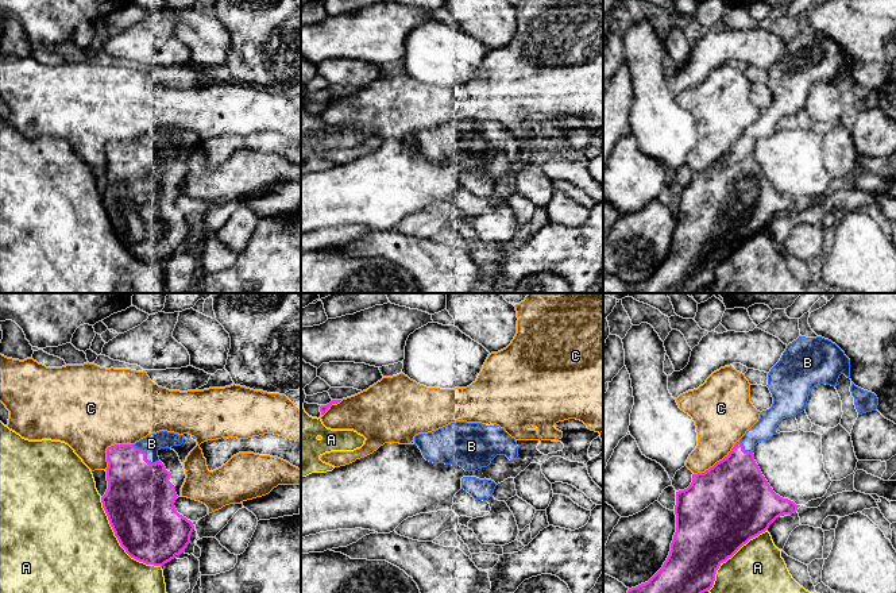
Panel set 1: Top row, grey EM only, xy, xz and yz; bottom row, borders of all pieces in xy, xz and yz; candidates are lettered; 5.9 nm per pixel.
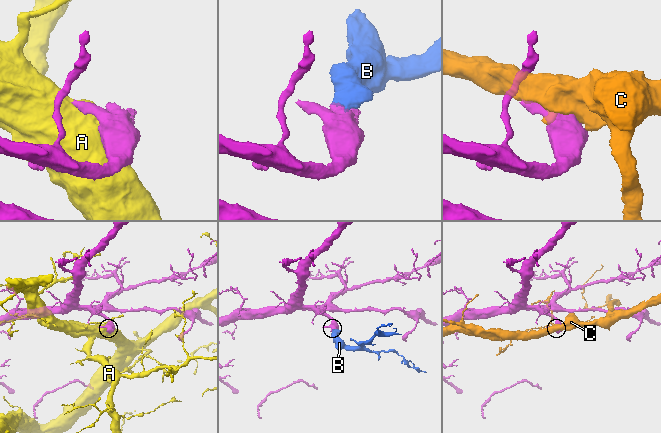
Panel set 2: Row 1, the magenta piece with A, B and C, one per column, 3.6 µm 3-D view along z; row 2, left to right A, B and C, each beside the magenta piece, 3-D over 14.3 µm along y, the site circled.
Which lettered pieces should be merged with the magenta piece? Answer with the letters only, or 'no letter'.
B

